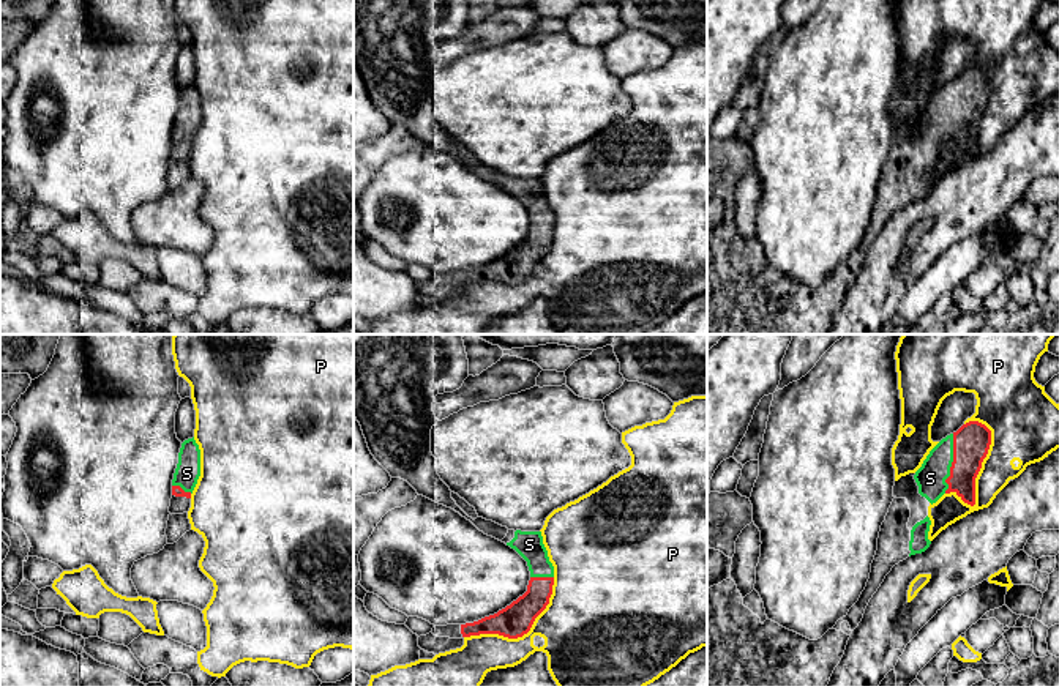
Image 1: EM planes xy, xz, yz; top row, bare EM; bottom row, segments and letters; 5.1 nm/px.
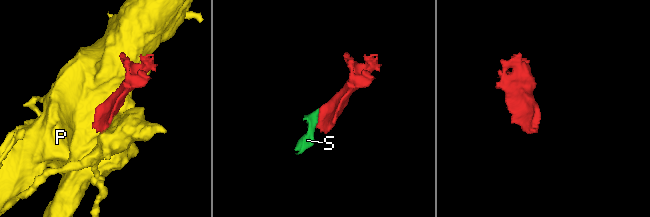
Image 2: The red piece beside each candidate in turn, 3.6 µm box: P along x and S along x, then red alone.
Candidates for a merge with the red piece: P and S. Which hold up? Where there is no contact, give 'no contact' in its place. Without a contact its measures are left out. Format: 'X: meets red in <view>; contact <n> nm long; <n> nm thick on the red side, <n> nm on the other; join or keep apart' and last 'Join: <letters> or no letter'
P: meets red in yz; contact 440 nm long; 190 nm thick on the red side, 320 nm on the other; keep apart
S: meets red in yz; contact 300 nm long; 190 nm thick on the red side, 150 nm on the other; join
Join: S

